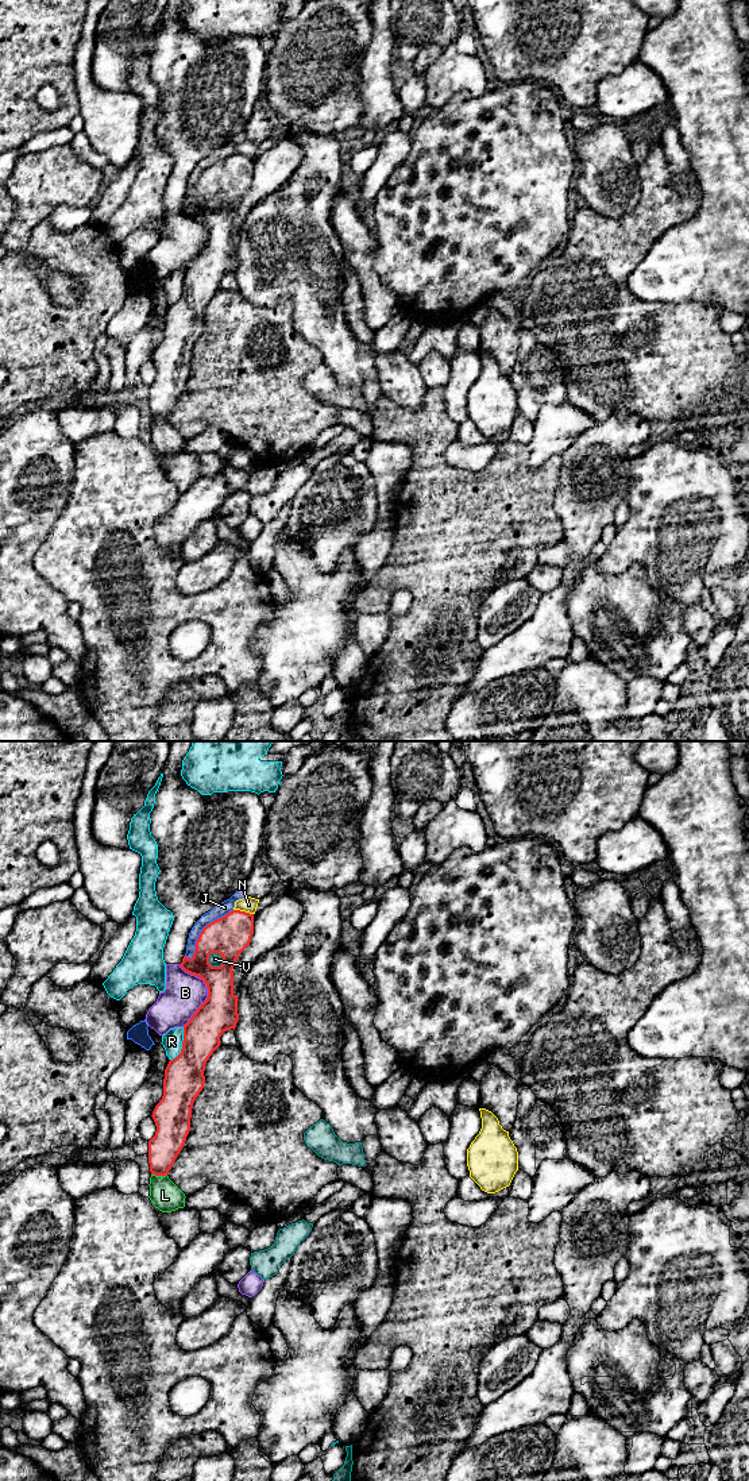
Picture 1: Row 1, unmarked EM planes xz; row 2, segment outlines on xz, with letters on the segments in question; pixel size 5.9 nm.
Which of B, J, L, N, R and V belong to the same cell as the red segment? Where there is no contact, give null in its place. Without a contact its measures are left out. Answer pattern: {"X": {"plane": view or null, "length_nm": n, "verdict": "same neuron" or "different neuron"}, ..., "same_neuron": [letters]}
{"B": {"plane": "xz", "length_nm": 380, "verdict": "different neuron"}, "J": {"plane": "xz", "length_nm": 400, "verdict": "different neuron"}, "L": {"plane": "xz", "length_nm": 100, "verdict": "different neuron"}, "N": {"plane": "xz", "length_nm": 120, "verdict": "different neuron"}, "R": {"plane": "xz", "length_nm": 220, "verdict": "different neuron"}, "V": {"plane": "xz", "length_nm": 110, "verdict": "different neuron"}, "same_neuron": []}

